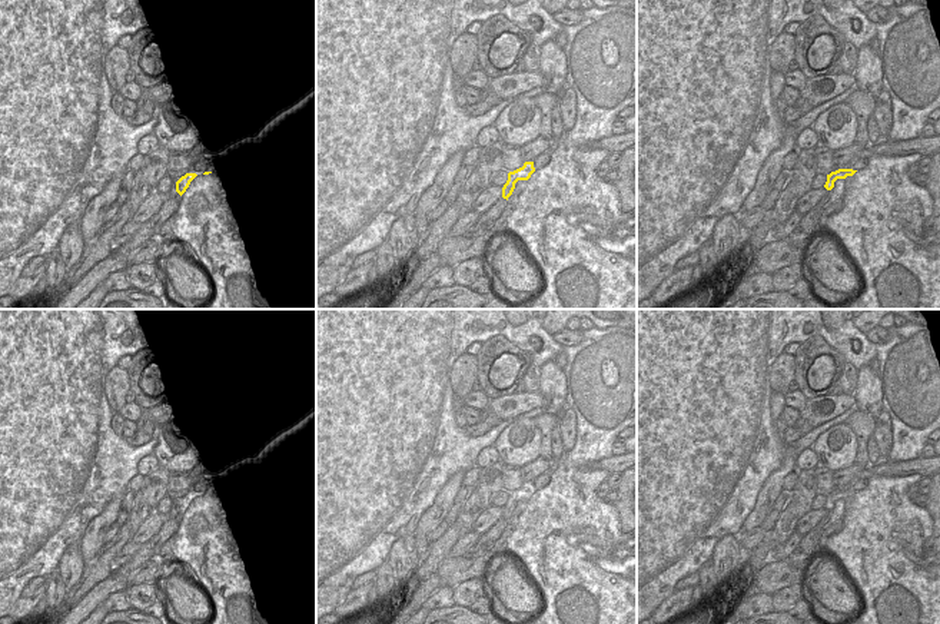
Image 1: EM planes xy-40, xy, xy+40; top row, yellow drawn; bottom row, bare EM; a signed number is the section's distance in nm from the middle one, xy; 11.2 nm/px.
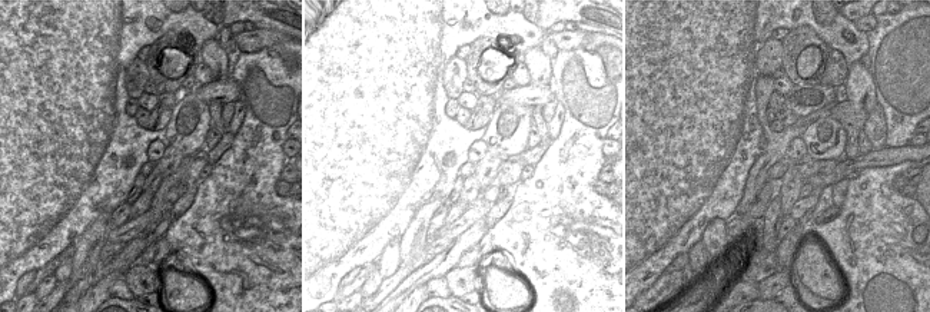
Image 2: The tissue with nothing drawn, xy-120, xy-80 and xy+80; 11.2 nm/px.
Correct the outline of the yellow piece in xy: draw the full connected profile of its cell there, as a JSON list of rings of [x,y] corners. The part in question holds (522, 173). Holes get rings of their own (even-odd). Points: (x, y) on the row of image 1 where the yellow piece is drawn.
[[[525,162],[522,167],[514,172],[499,170],[498,173],[494,173],[491,185],[501,187],[502,198],[508,200],[515,189],[515,183],[518,180],[528,180],[534,172],[534,162]]]

